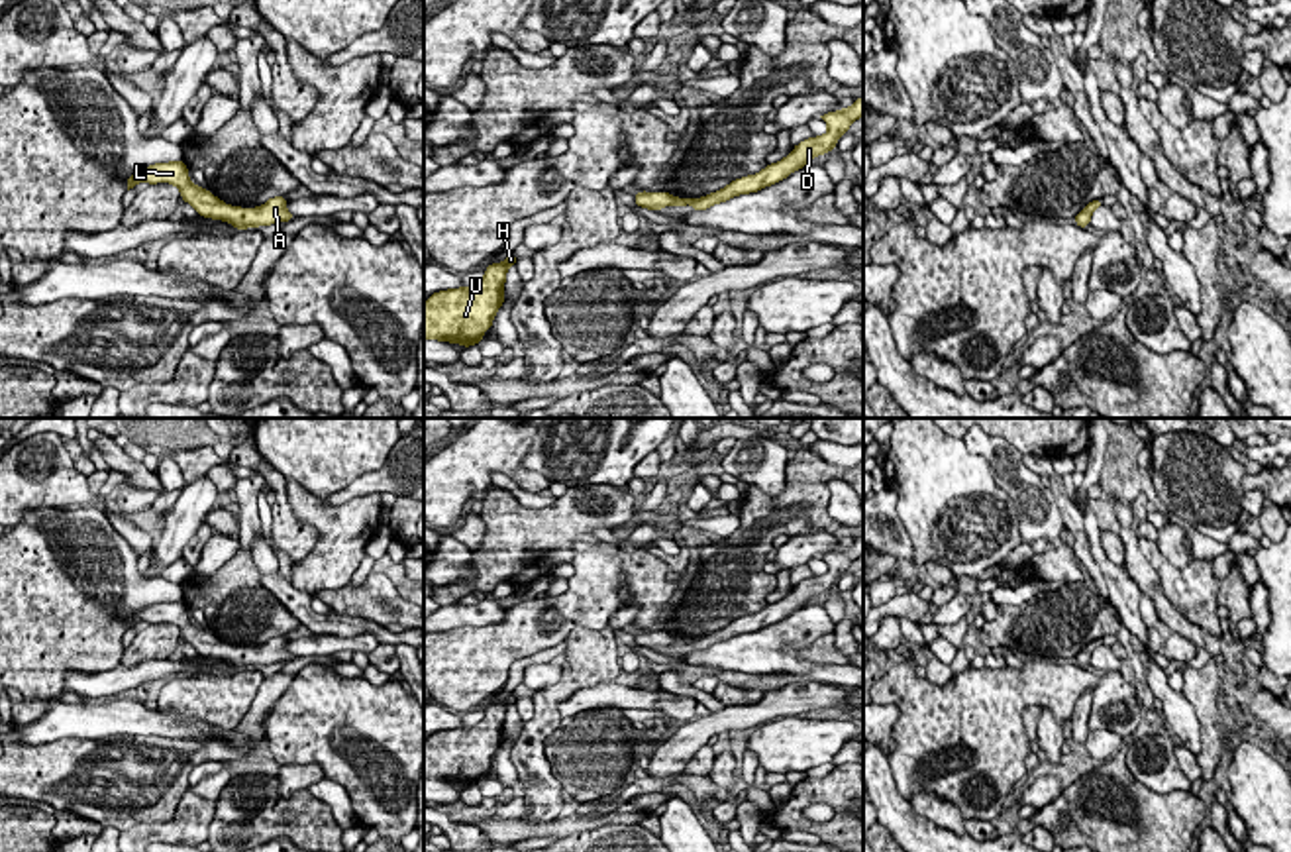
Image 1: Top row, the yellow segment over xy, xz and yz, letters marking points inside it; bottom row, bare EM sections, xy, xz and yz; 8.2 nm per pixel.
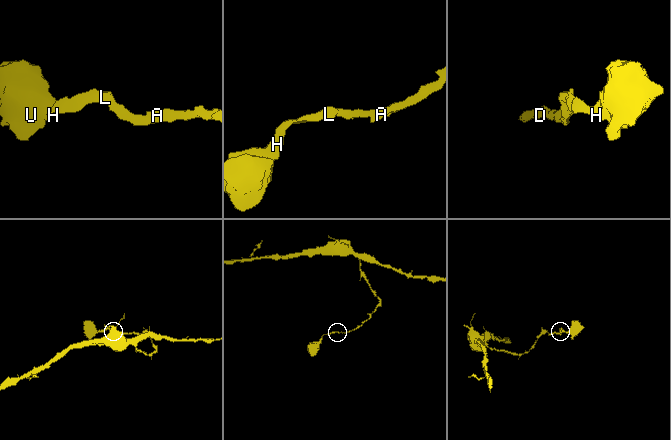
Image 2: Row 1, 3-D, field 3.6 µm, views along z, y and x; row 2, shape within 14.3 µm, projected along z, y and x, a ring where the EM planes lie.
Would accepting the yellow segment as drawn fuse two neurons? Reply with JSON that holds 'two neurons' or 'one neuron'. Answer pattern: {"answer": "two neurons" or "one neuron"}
{"answer": "one neuron"}

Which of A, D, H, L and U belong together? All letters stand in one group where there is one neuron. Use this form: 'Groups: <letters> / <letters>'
Groups: A D H L U

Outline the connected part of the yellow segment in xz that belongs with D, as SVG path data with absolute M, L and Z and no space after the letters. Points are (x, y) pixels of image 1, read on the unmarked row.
M857 538L850 548L838 552L828 552L820 556L828 563L828 571L818 577L810 577L795 585L795 589L779 603L767 605L757 614L742 616L720 628L718 632L706 634L702 638L677 638L667 632L638 632L634 636L636 644L649 650L661 650L663 646L685 646L691 644L693 650L706 650L718 642L726 642L738 634L748 634L761 630L787 618L791 612L806 607L812 597L828 593L836 587L836 581L848 573L852 561L859 559L863 554L863 538Z

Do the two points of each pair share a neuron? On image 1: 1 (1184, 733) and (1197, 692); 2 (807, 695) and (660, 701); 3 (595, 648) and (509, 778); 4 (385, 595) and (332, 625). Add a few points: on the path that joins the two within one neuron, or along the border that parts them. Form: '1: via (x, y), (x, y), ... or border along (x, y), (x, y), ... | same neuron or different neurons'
1: border along (1180, 693), (1191, 705), (1197, 719), (1199, 752) | different neurons
2: border along (695, 715), (683, 723) | different neurons
3: border along (518, 737), (511, 752), (516, 780) | different neurons
4: border along (332, 611), (371, 619), (391, 633) | different neurons

